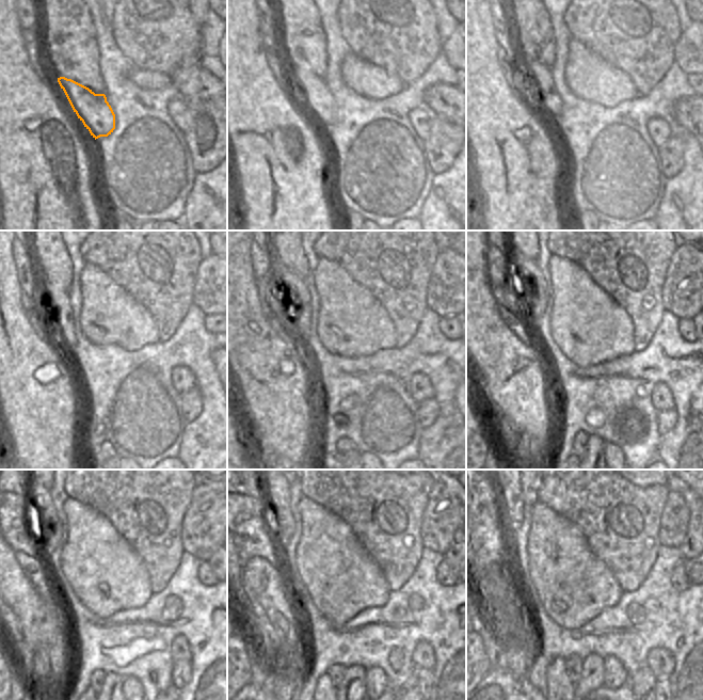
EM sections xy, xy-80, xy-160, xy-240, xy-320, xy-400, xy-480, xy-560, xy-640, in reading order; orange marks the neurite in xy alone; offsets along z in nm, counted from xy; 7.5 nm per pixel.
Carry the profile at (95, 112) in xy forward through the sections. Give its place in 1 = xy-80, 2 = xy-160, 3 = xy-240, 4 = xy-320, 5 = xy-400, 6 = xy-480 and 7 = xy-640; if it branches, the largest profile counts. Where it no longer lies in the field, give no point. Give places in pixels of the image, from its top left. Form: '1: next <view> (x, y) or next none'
1: next xy-80 (319, 100)
2: next xy-160 (541, 75)
3: next xy-240 (59, 301)
4: next xy-320 (293, 287)
5: next xy-400 (525, 272)
6: next xy-480 (42, 508)
7: next xy-640 (510, 496)

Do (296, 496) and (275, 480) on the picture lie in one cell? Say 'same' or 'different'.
different

